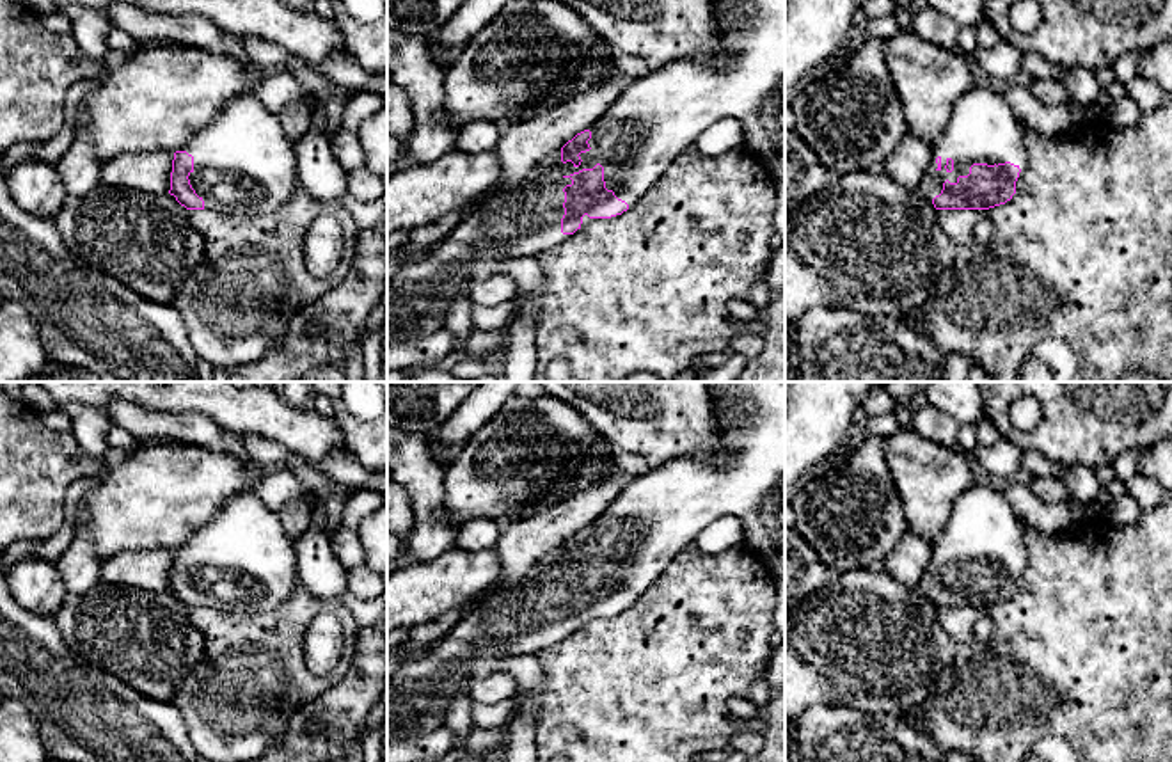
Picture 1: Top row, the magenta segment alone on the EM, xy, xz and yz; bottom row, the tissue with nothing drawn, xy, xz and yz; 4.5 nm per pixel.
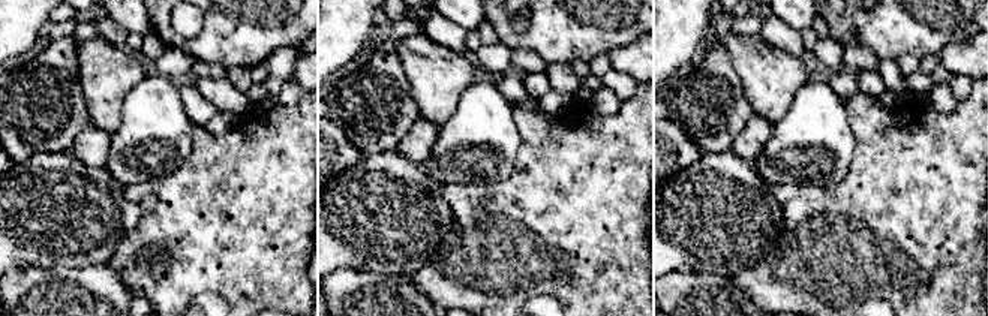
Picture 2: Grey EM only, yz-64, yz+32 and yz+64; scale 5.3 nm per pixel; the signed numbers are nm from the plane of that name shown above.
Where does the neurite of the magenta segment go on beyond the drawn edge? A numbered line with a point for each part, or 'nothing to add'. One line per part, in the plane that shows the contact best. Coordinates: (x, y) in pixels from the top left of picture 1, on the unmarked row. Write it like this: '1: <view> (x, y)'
1: xz (661, 512)

